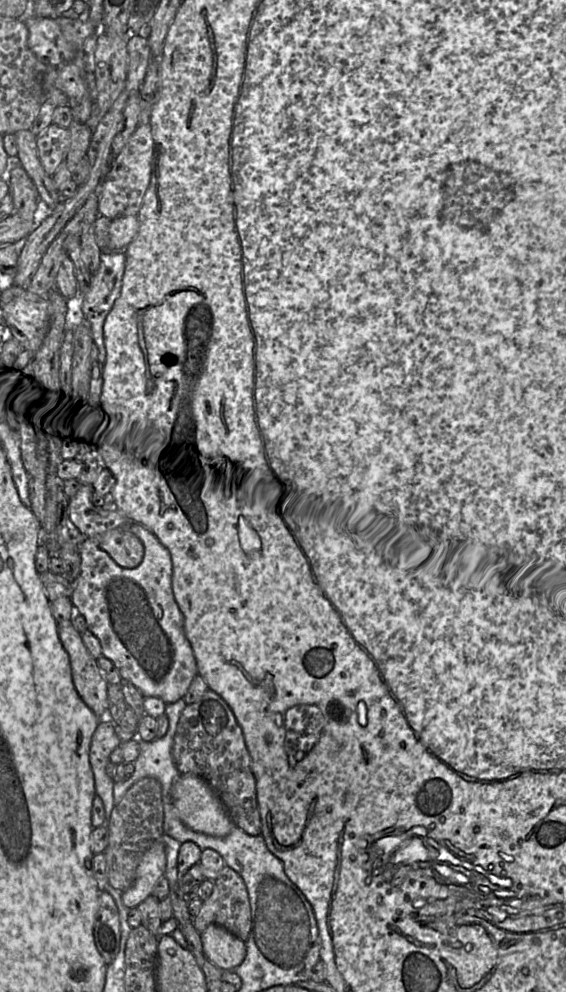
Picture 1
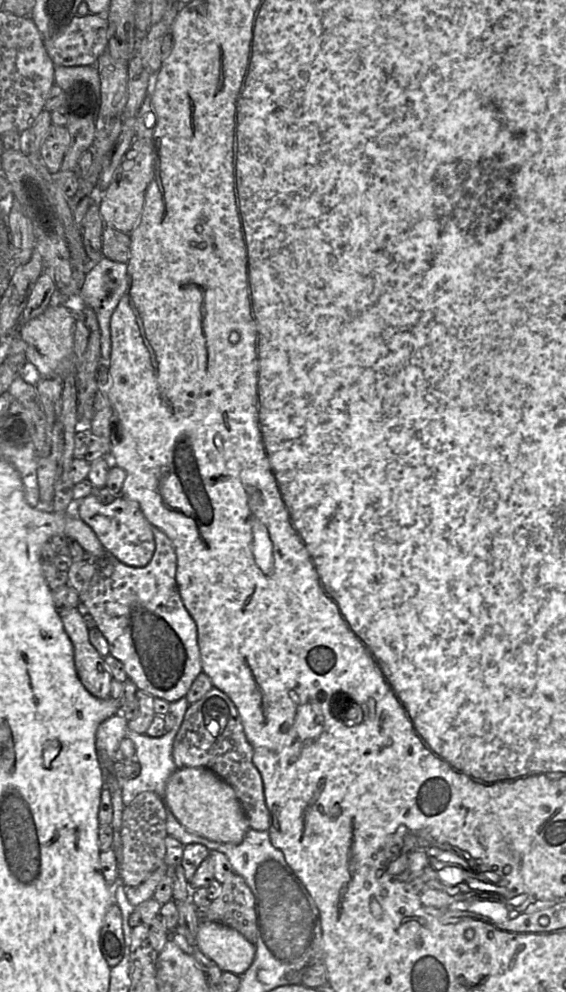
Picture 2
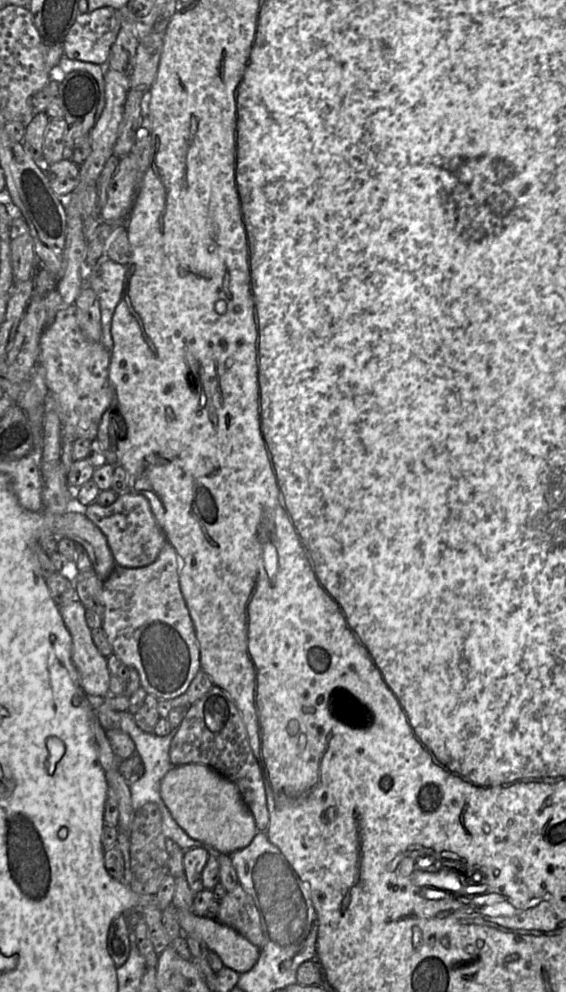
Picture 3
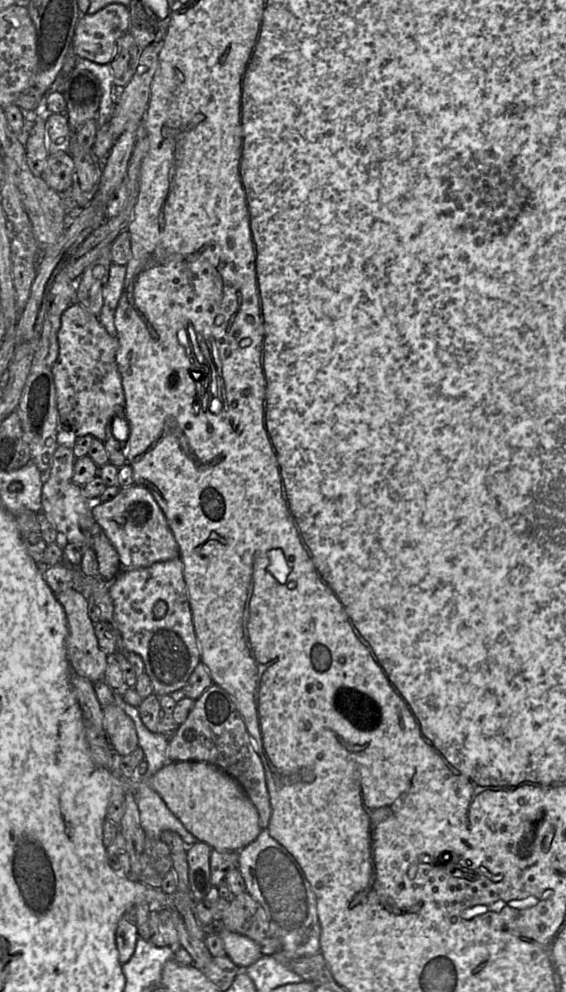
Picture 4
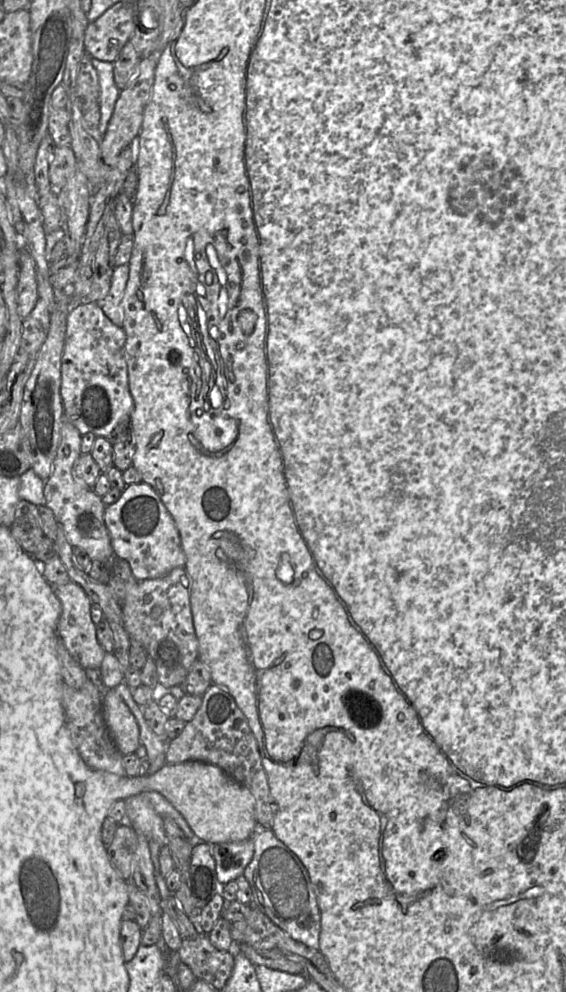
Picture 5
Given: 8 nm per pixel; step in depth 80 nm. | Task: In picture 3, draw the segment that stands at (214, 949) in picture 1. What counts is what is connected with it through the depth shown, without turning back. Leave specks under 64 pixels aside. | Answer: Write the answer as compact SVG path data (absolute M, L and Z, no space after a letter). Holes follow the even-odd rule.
M175 909L175 914L183 934L204 941L221 958L224 966L242 974L257 963L260 948L233 928L216 919L198 916L193 911Z

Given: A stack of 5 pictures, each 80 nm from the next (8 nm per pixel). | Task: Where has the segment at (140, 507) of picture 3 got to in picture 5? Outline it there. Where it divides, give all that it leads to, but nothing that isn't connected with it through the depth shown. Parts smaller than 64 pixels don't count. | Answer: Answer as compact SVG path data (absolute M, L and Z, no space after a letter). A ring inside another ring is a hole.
M148 483L126 485L118 501L105 507L104 522L111 538L114 557L126 560L138 581L161 578L177 567L186 567L186 554L177 525L159 494Z

